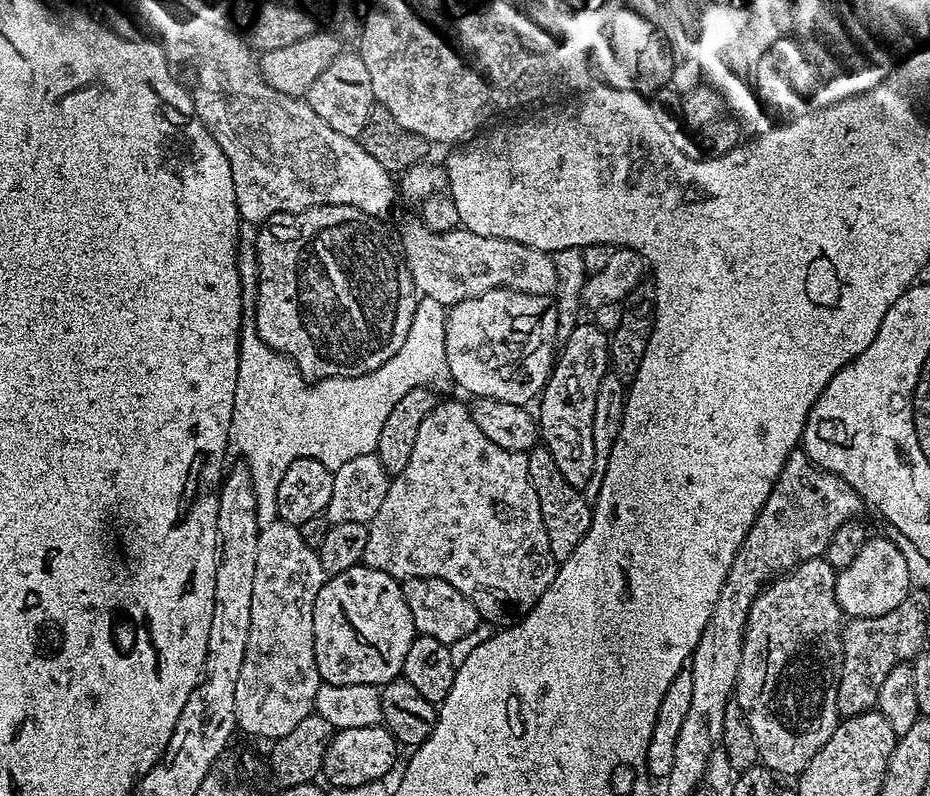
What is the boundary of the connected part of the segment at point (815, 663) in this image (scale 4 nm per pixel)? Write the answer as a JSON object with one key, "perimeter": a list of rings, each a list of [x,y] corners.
{"perimeter":[[[824,556],[808,559],[774,580],[751,606],[745,652],[741,655],[734,693],[751,728],[756,728],[756,724],[772,724],[772,728],[784,728],[784,732],[792,732],[792,736],[804,736],[804,728],[812,728],[812,724],[820,724],[820,720],[840,720],[837,694],[848,647],[847,641],[842,640],[846,617],[836,598],[837,571],[827,560]]]}

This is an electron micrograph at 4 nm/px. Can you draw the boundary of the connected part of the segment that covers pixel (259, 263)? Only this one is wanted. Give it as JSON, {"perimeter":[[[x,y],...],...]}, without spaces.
{"perimeter":[[[323,204],[320,208],[309,208],[306,212],[277,212],[269,220],[259,225],[256,236],[256,272],[260,275],[260,285],[256,288],[256,316],[254,323],[258,326],[258,334],[266,346],[270,346],[282,356],[289,356],[296,364],[296,369],[309,382],[329,380],[337,374],[359,374],[378,370],[379,364],[386,363],[398,350],[402,350],[402,342],[406,342],[406,334],[410,334],[410,326],[414,318],[414,310],[418,293],[410,278],[410,270],[404,264],[401,253],[392,244],[388,244],[388,236],[380,229],[381,221],[364,212],[358,212],[352,206],[330,206]]]}

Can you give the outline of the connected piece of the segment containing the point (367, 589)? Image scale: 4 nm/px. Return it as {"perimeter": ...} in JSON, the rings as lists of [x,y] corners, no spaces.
{"perimeter":[[[357,566],[327,577],[314,604],[314,658],[321,681],[383,686],[403,673],[407,651],[418,633],[401,581],[377,568]]]}

